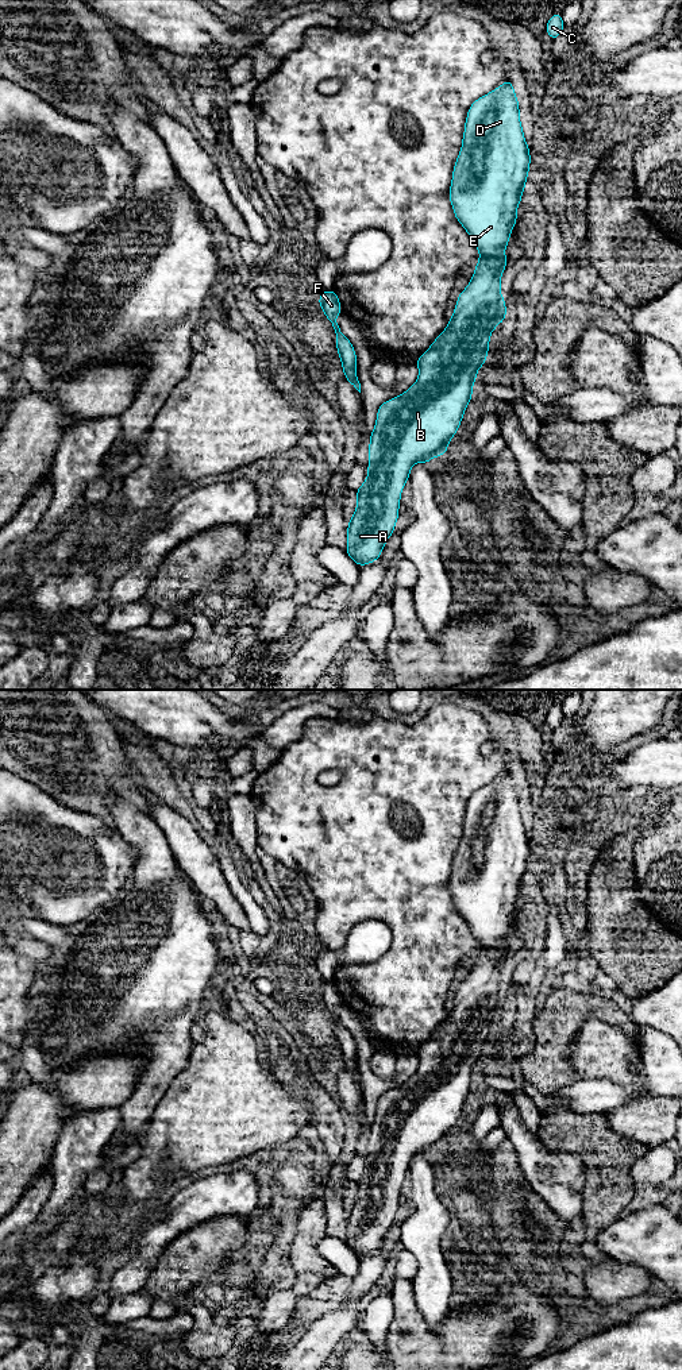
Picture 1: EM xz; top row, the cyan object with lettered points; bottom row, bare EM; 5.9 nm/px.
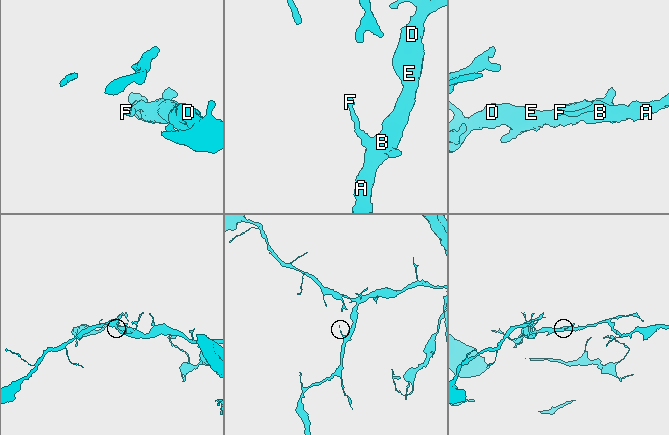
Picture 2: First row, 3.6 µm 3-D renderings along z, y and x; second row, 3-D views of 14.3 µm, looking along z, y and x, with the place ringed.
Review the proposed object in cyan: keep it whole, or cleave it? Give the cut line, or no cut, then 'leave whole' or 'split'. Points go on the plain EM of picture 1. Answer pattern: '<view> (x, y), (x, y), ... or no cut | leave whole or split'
no cut | leave whole

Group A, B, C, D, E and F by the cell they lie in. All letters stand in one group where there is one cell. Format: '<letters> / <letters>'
A B C D E F

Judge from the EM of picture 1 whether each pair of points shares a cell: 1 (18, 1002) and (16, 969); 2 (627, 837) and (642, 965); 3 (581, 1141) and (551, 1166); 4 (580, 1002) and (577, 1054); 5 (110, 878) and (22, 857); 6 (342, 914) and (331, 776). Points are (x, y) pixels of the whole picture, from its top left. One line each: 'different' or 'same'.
1: same
2: same
3: different
4: different
5: same
6: different

